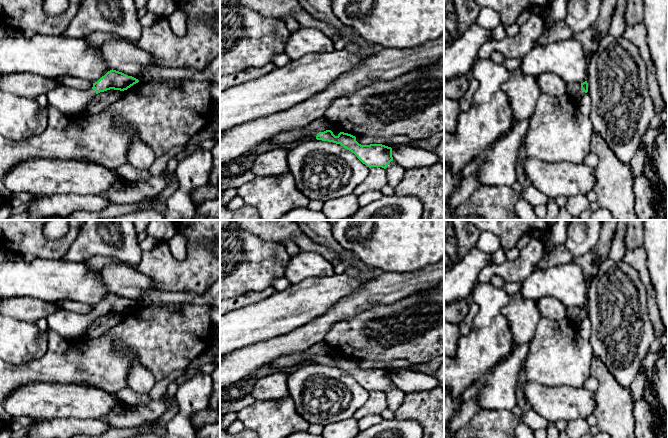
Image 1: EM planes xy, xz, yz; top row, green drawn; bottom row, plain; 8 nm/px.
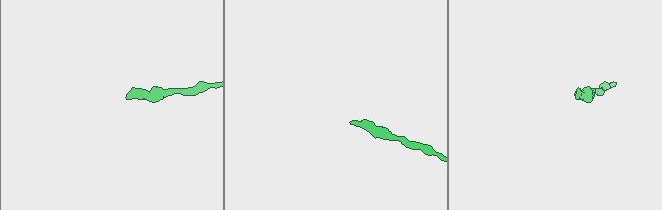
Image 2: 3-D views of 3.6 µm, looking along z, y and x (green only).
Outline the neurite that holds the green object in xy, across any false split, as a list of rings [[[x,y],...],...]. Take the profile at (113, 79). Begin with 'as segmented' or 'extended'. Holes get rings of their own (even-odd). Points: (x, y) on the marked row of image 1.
extended; [[[116,70],[108,71],[89,90],[79,90],[61,86],[47,93],[49,106],[56,108],[68,117],[80,114],[96,94],[110,89],[124,91],[139,80]]]

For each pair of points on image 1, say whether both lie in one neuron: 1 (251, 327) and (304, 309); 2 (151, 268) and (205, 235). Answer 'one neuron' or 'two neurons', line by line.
1: one neuron
2: one neuron

